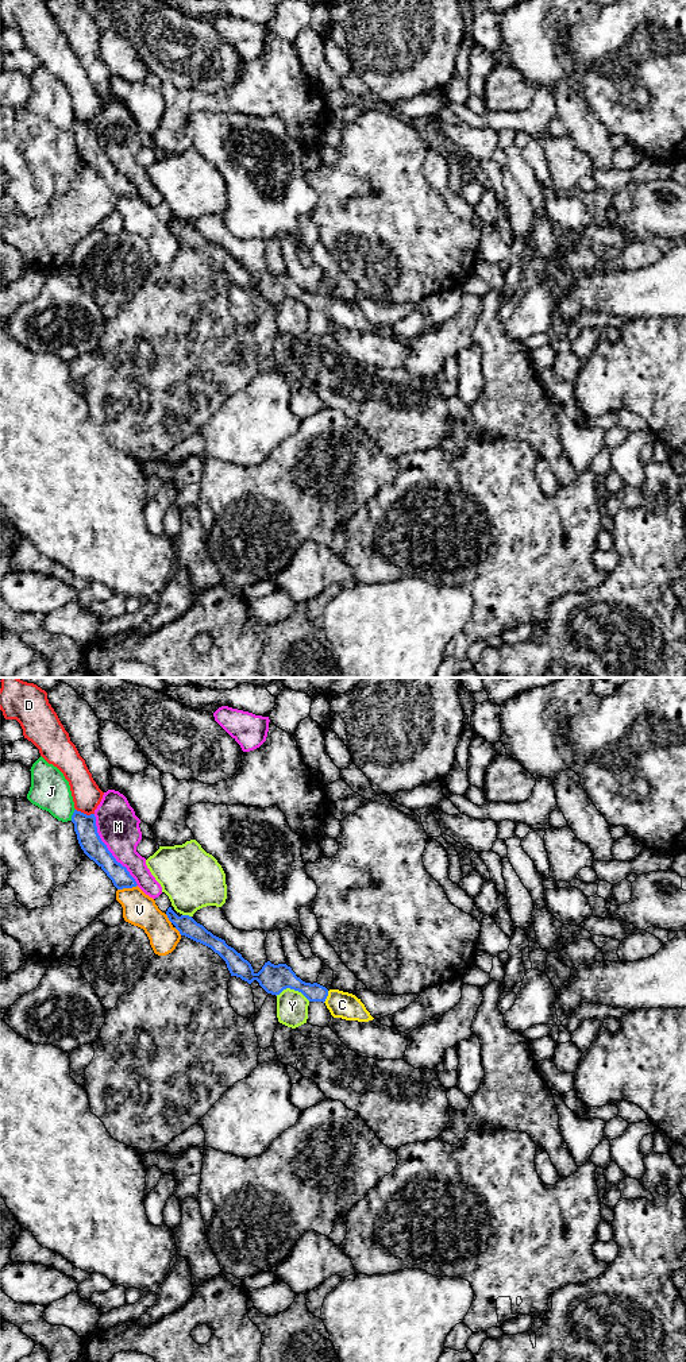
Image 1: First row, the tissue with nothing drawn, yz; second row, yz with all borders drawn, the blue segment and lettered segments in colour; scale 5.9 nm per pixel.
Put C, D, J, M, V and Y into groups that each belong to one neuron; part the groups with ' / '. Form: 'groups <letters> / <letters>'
groups C / D / J / M / V / Y

